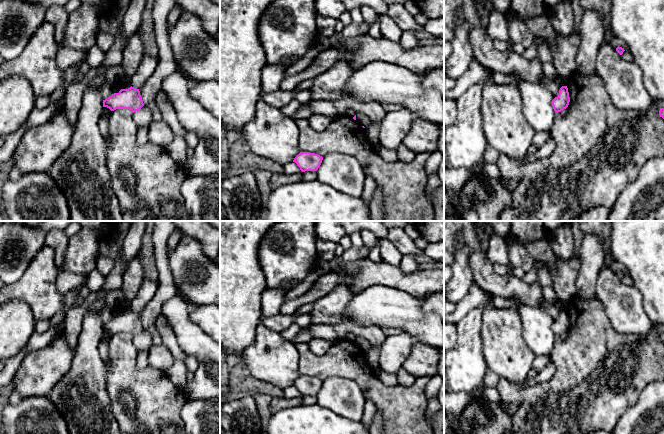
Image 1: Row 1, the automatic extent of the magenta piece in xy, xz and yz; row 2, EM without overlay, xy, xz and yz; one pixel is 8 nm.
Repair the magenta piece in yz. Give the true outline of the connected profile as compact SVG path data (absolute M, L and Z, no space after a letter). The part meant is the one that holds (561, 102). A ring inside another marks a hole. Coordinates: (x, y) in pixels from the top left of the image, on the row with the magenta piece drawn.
M562 86L559 90L559 94L552 100L552 106L555 113L561 112L569 105L570 97L567 86Z

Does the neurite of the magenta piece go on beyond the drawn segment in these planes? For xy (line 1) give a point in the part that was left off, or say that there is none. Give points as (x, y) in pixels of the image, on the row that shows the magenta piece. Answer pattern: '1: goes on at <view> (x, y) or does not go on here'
1: does not go on here

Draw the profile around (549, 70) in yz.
M542 63L542 69L549 81L554 81L560 88L562 87L558 73L552 63Z

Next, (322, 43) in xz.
M319 35L318 39L309 46L307 53L286 69L284 78L301 73L313 63L321 52L329 48L331 48L329 38Z

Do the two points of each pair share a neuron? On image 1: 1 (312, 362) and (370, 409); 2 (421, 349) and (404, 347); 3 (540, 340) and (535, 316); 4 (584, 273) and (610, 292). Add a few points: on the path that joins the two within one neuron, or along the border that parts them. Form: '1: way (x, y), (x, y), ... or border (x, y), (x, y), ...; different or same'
1: border (365, 399), (369, 399), (377, 409); different
2: border (415, 341), (402, 367); different
3: way (538, 334), (536, 322); same
4: border (603, 259), (595, 282), (596, 297); different

